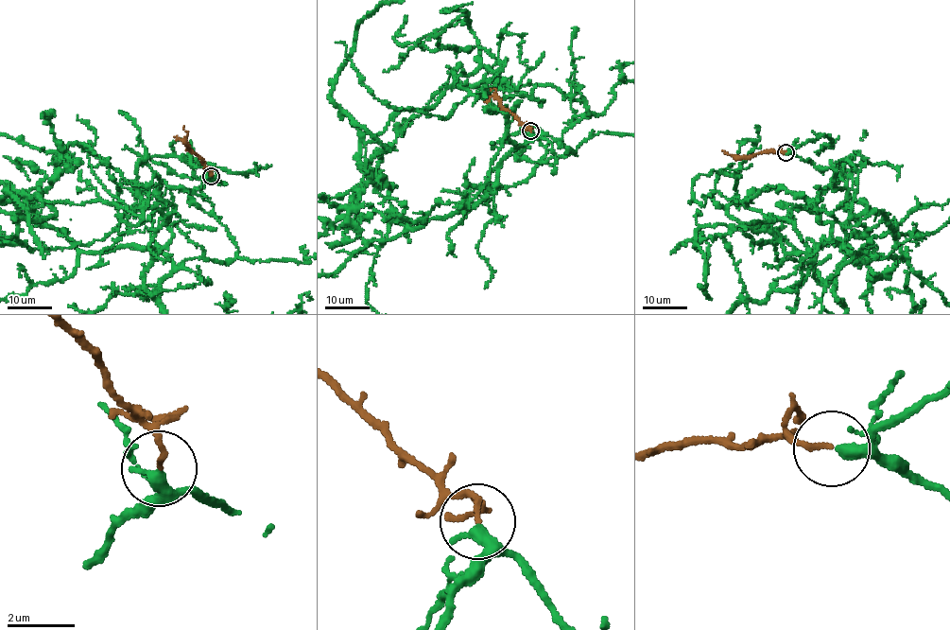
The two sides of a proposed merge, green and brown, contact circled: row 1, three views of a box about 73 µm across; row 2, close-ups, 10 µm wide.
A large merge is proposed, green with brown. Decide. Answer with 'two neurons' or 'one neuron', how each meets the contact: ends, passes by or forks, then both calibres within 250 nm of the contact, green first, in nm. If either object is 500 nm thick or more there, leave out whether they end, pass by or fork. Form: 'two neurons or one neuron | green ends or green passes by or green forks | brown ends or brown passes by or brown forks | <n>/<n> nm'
one neuron | green passes by | brown ends | 280/160 nm

